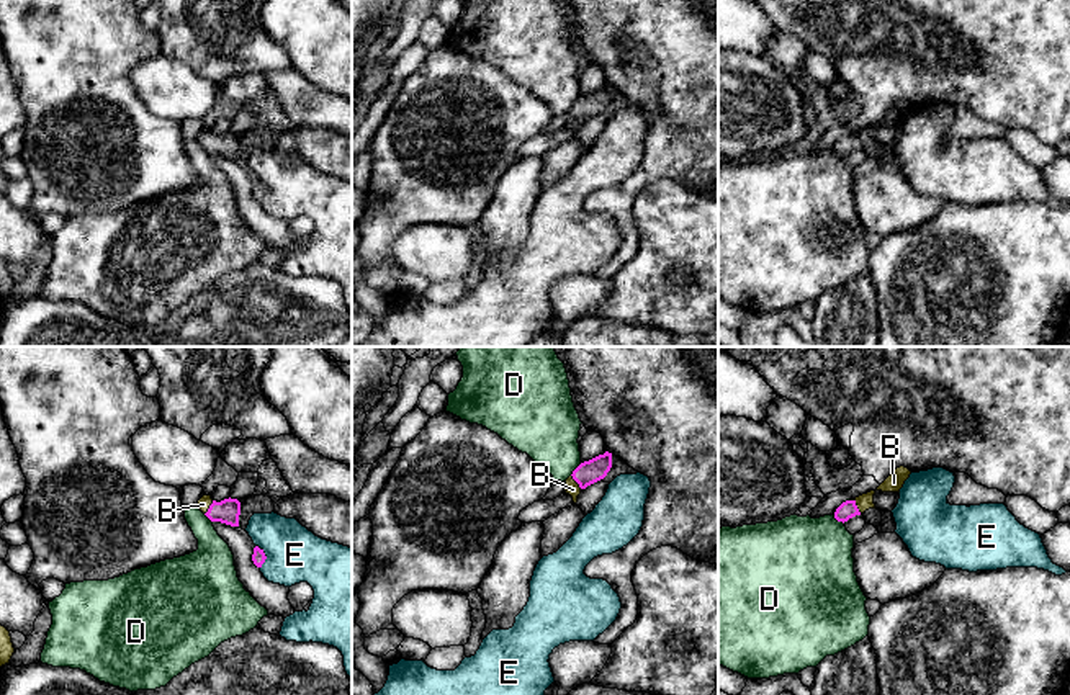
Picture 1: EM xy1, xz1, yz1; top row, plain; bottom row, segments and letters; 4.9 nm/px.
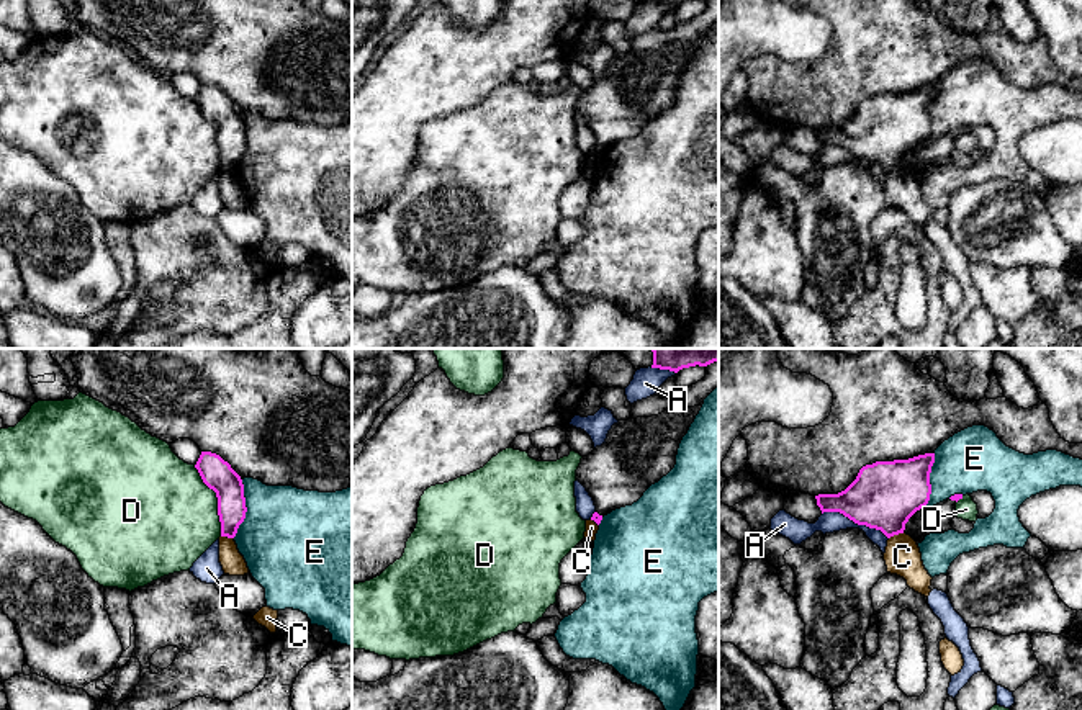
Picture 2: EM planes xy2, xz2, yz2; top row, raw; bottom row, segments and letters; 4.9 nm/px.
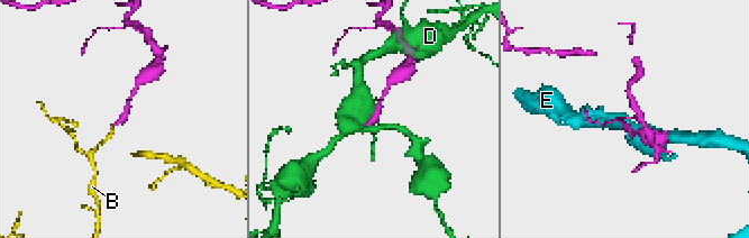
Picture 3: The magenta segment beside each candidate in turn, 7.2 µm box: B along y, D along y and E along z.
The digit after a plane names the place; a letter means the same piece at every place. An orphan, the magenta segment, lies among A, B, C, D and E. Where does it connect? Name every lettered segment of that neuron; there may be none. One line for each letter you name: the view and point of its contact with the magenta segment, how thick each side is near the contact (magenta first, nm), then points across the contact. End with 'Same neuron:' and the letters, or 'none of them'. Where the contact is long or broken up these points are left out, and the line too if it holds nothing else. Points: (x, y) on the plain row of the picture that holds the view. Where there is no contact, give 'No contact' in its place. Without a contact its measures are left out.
B: Touches magenta at yz1 (856, 139). Thickness 90 nm (magenta) against 90 nm. Path across: yz1 (848, 143), (856, 139), (876, 123), (894, 116)
Same neuron: B

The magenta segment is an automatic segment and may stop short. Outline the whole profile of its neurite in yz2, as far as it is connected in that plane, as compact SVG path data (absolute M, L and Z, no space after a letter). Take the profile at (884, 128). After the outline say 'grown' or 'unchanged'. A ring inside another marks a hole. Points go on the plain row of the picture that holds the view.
M925 87L866 98L845 124L815 129L817 139L822 147L840 146L890 172L904 167L908 152L928 137L933 97L935 87Z; unchanged

